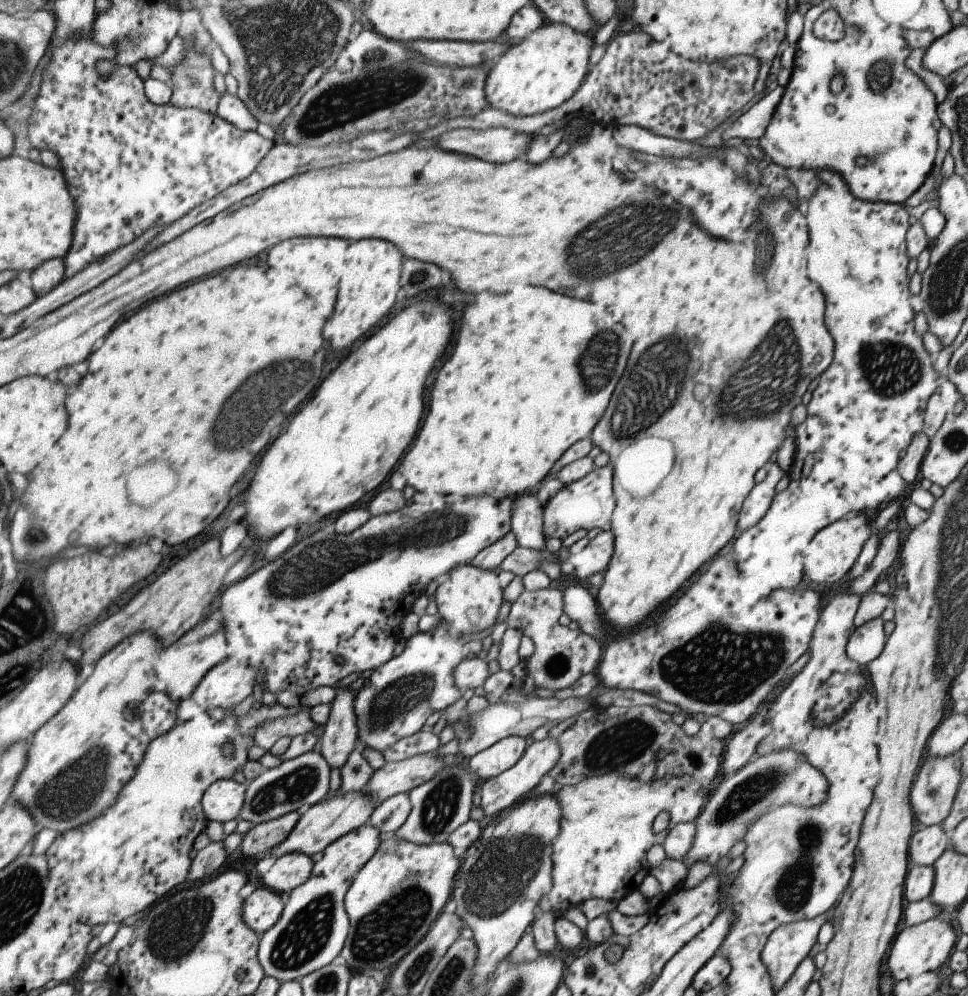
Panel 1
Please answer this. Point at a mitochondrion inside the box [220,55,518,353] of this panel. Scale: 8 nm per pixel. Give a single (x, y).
(341, 103)

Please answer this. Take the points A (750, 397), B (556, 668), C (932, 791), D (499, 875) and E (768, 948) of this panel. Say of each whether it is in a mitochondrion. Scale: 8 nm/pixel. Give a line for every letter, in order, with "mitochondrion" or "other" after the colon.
A: mitochondrion
B: mitochondrion
C: mitochondrion
D: mitochondrion
E: other

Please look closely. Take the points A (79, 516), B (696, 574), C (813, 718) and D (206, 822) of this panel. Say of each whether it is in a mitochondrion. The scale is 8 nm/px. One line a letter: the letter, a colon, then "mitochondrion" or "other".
A: other
B: other
C: other
D: other

